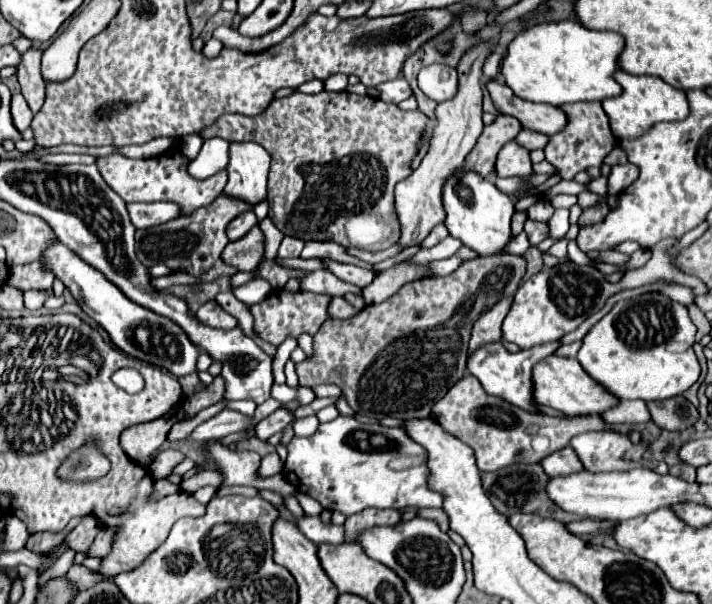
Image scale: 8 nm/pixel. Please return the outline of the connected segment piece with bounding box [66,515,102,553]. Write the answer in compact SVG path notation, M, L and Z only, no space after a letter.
M86 515L86 517L82 517L80 525L74 527L74 531L66 537L66 541L68 541L68 545L70 545L74 551L78 551L78 553L88 551L90 545L92 545L92 541L94 541L94 537L96 537L98 531L100 531L100 527L102 527L102 525L100 525L100 521L98 521L96 517Z

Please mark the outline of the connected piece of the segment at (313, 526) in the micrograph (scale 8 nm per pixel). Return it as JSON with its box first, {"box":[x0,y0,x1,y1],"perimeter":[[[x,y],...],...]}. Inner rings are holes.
{"box":[298,515,344,545],"perimeter":[[[304,515],[302,519],[298,519],[298,529],[316,545],[320,545],[320,543],[340,545],[344,541],[344,527],[340,527],[340,525],[324,525],[320,521],[320,517]]]}

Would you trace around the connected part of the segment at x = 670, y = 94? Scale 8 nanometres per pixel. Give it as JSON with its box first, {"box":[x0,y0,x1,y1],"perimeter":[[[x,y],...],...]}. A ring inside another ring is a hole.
{"box":[602,71,690,139],"perimeter":[[[620,71],[614,79],[622,85],[622,95],[602,101],[602,107],[610,119],[610,129],[616,139],[638,139],[652,125],[662,121],[684,121],[690,113],[686,93],[664,83],[660,77],[636,77]]]}

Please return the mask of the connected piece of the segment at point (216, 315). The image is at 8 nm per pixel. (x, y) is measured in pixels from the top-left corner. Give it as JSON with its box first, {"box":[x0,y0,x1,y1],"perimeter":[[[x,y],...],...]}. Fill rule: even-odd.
{"box":[194,301,236,329],"perimeter":[[[208,301],[204,303],[196,315],[194,315],[202,325],[208,325],[208,327],[214,327],[214,329],[232,329],[236,327],[236,319],[226,313],[216,301]]]}

